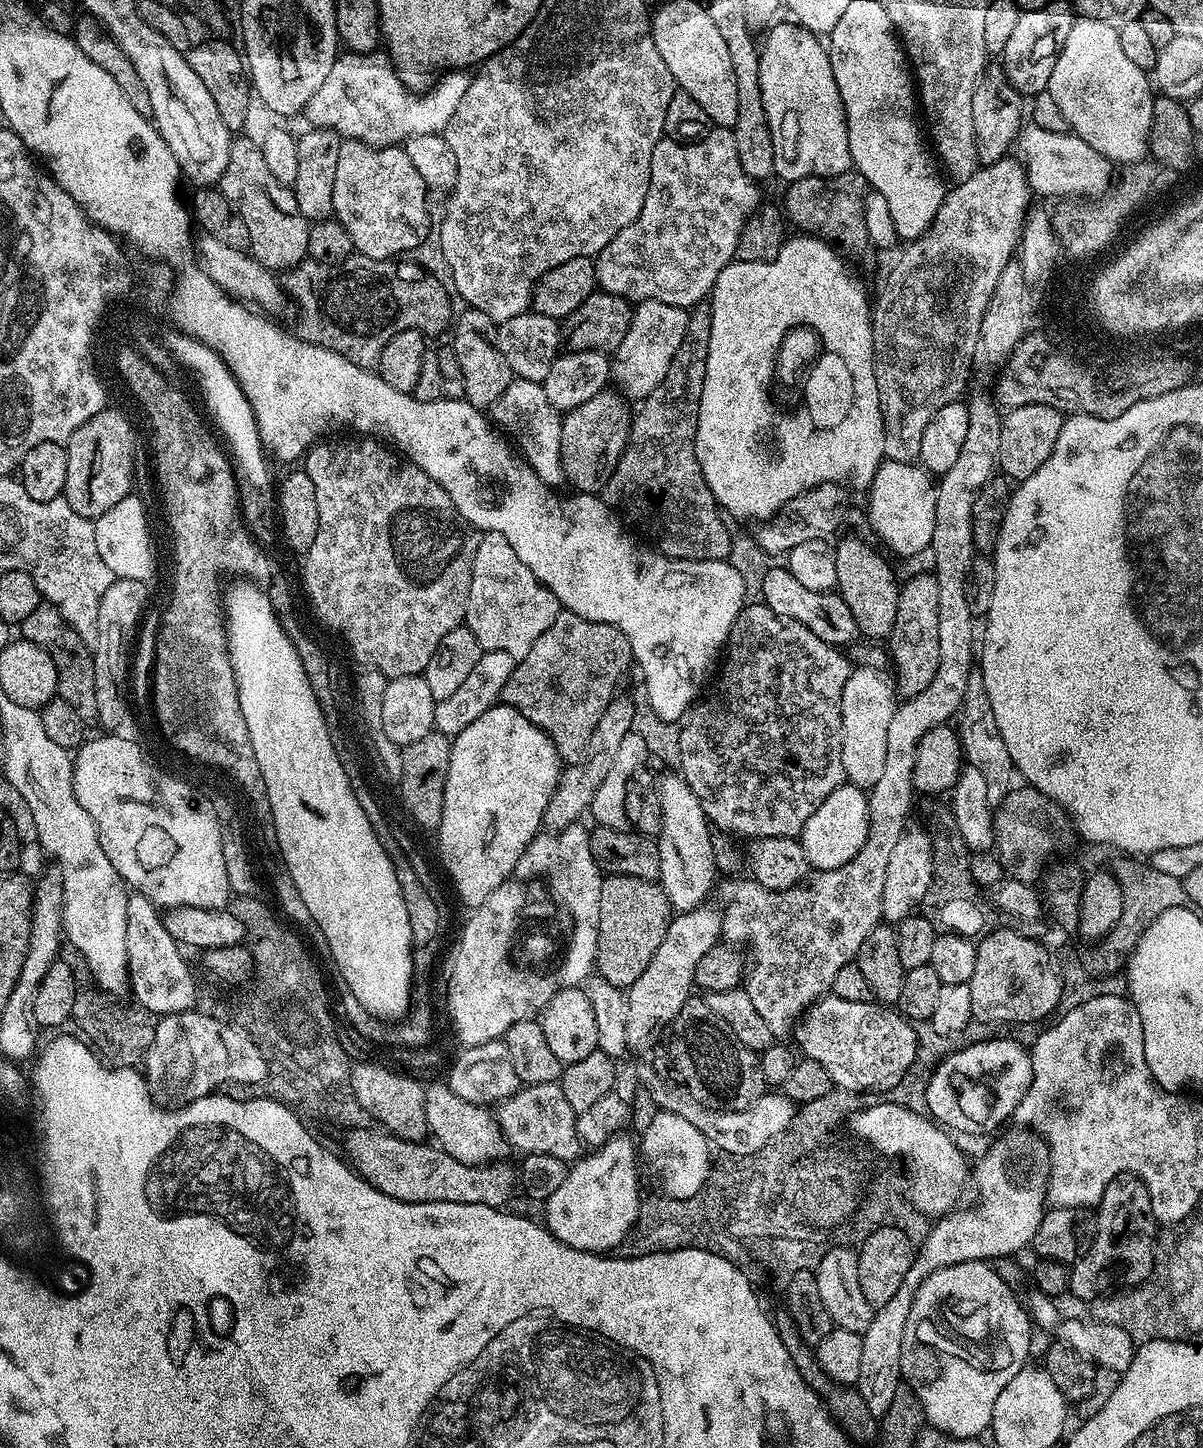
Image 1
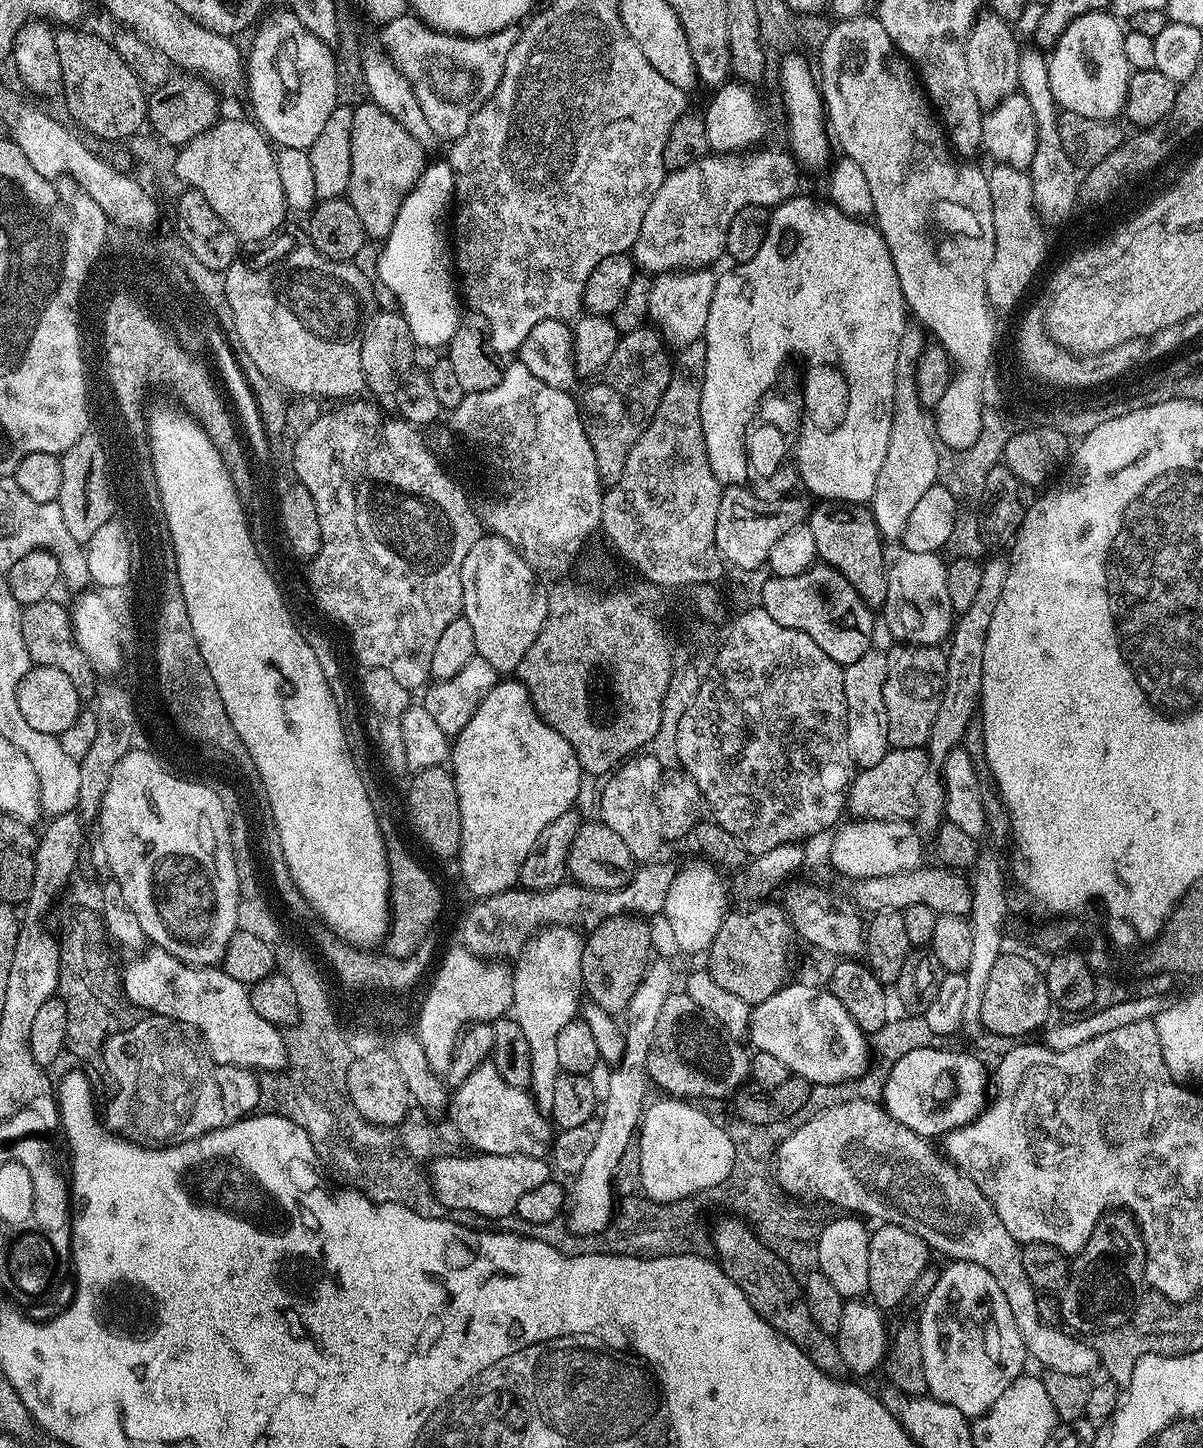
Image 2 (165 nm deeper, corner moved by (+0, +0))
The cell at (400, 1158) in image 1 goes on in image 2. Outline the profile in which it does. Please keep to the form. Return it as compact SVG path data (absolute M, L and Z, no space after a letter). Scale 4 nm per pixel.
M453 1154L437 1155L431 1161L433 1174L430 1177L432 1192L447 1210L467 1214L477 1212L489 1221L511 1216L518 1200L536 1186L550 1180L550 1164L539 1156L489 1156L471 1154L456 1157Z

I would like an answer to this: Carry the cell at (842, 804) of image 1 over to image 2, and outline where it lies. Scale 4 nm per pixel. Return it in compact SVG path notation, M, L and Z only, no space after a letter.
M856 818L851 821L853 824L847 824L847 822L841 823L839 827L835 829L834 835L836 837L832 840L832 864L841 872L844 876L853 876L853 881L859 882L866 878L874 878L875 876L881 876L882 874L894 874L895 872L901 872L902 870L908 870L908 855L910 854L910 834L917 832L915 823L911 819L907 820L870 820L867 818Z

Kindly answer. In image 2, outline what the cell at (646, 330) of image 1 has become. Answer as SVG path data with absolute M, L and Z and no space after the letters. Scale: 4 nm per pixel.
M681 270L660 274L652 281L648 320L664 337L669 349L679 350L690 342L701 339L706 330L706 318L710 314L710 302L714 298L717 273L712 270Z

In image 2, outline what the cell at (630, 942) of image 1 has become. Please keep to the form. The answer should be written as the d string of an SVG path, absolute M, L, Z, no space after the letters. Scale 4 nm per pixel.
M636 914L611 916L597 928L591 929L584 940L582 950L584 992L589 1001L602 1006L603 1010L615 1018L627 1013L628 1003L634 998L649 967L648 955L652 952L652 932L648 929L647 922L649 922L647 919Z

